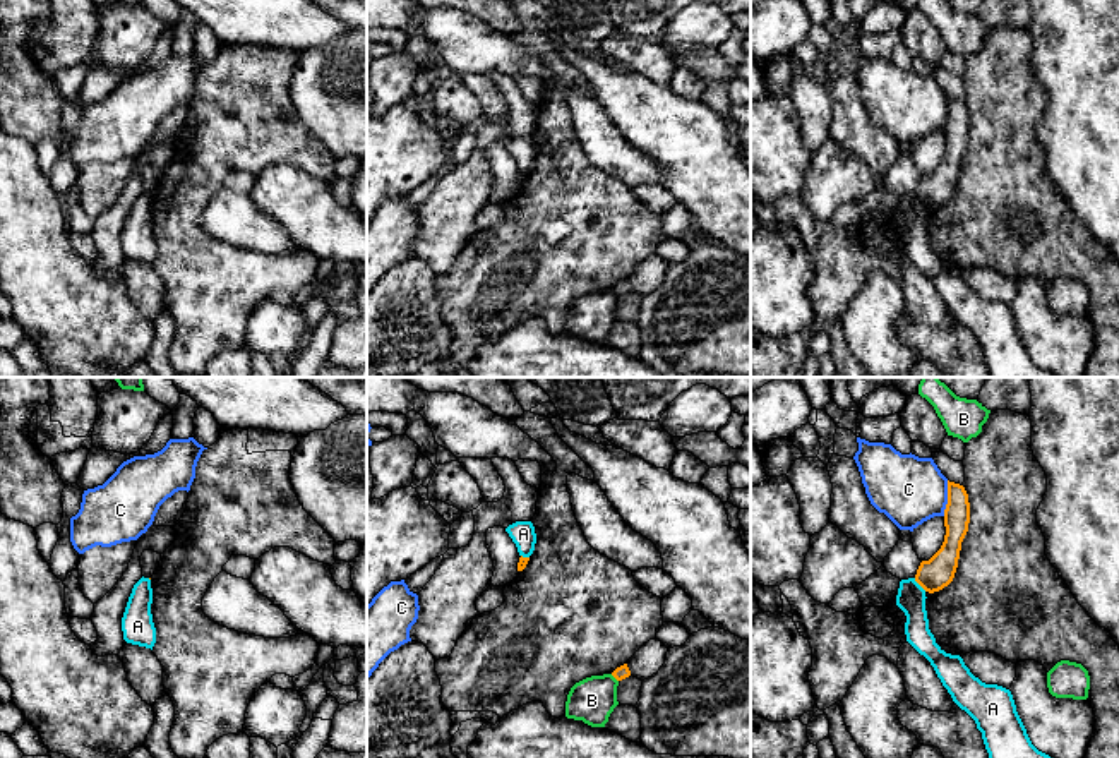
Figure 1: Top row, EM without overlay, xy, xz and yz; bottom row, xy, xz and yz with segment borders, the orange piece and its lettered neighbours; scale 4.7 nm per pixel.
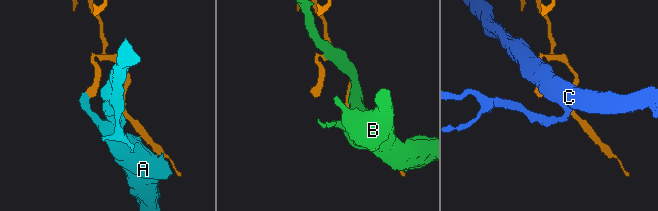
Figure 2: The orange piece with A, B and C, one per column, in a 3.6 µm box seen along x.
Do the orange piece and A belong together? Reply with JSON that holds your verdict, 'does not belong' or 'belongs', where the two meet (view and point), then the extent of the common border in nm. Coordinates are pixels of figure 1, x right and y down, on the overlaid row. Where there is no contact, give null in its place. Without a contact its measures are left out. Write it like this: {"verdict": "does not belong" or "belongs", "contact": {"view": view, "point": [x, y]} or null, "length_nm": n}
{"verdict": "does not belong", "contact": {"view": "yz", "point": [921, 585]}, "length_nm": 90}

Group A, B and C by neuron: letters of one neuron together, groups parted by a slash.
A / B / C

